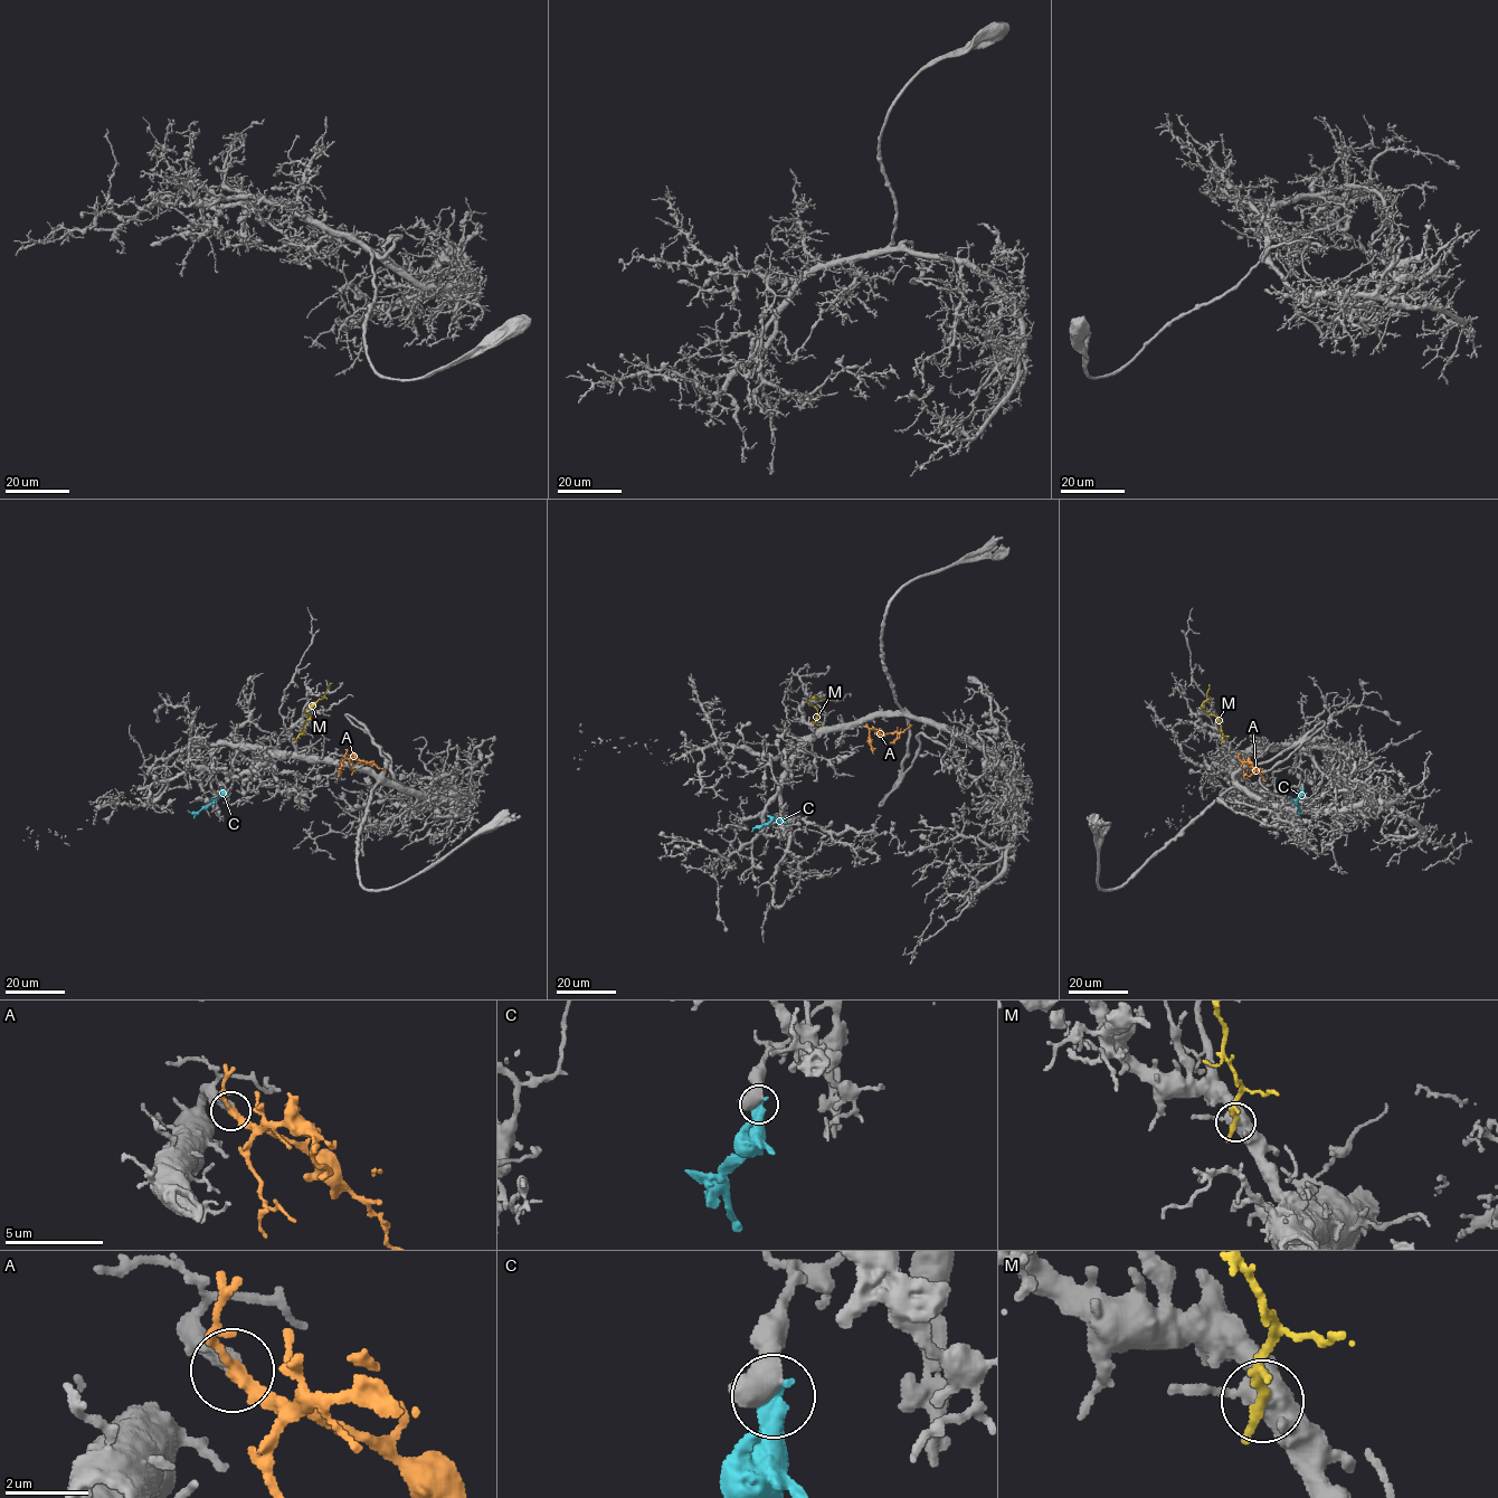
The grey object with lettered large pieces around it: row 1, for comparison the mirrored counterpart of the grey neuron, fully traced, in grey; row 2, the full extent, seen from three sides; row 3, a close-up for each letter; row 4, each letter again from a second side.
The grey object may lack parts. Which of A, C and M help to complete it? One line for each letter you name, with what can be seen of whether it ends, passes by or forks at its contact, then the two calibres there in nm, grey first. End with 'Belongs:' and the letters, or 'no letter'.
A: it passes by; 480 nm thick on the grey side, 280 nm on the other
Belongs: A

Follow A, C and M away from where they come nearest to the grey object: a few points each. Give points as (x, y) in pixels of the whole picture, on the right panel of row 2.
A: (1239, 759), (1252, 764), (1254, 770), (1248, 777)
C: (1302, 789), (1296, 802), (1297, 812), (1301, 811)
M: (1222, 740), (1220, 720), (1202, 708), (1209, 685)

